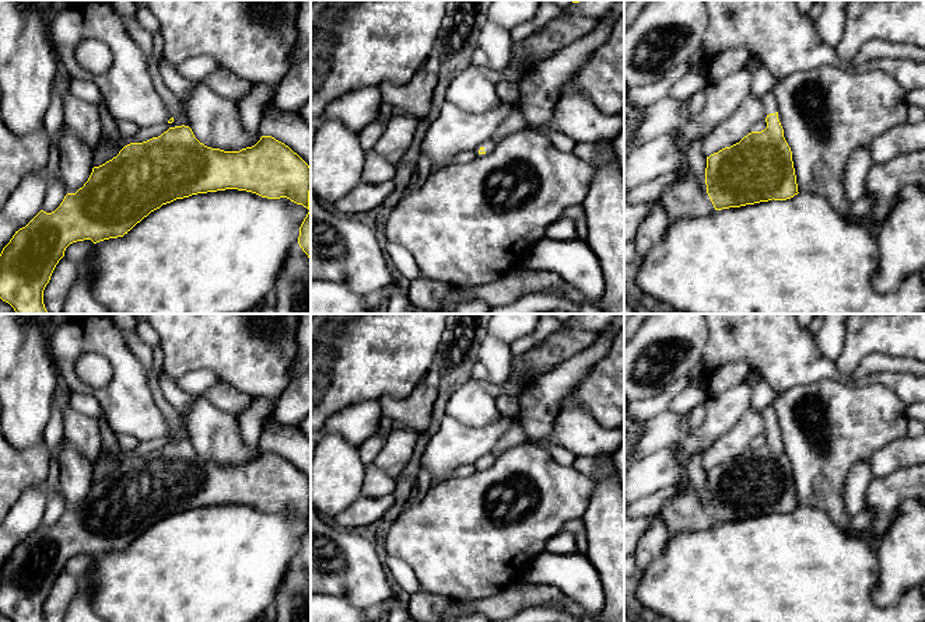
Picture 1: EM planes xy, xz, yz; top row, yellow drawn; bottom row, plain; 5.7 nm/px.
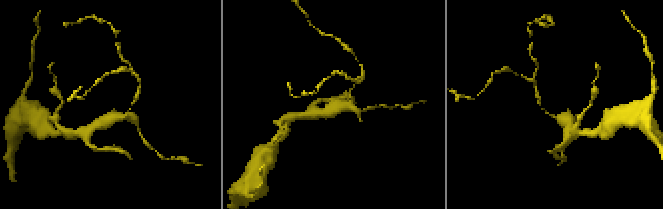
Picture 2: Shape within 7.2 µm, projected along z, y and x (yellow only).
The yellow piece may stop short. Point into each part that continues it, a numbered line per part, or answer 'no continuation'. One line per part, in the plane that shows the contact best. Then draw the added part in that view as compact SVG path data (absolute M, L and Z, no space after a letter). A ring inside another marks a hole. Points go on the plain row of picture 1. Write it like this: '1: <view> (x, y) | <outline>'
1: xz (489, 458) | M488 452L484 457L479 458L473 465L476 466L477 471L487 469L493 466L495 459L497 457L493 452Z

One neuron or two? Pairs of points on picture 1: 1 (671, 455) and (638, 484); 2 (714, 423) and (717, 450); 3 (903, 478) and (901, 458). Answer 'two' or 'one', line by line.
1: one
2: two
3: two

